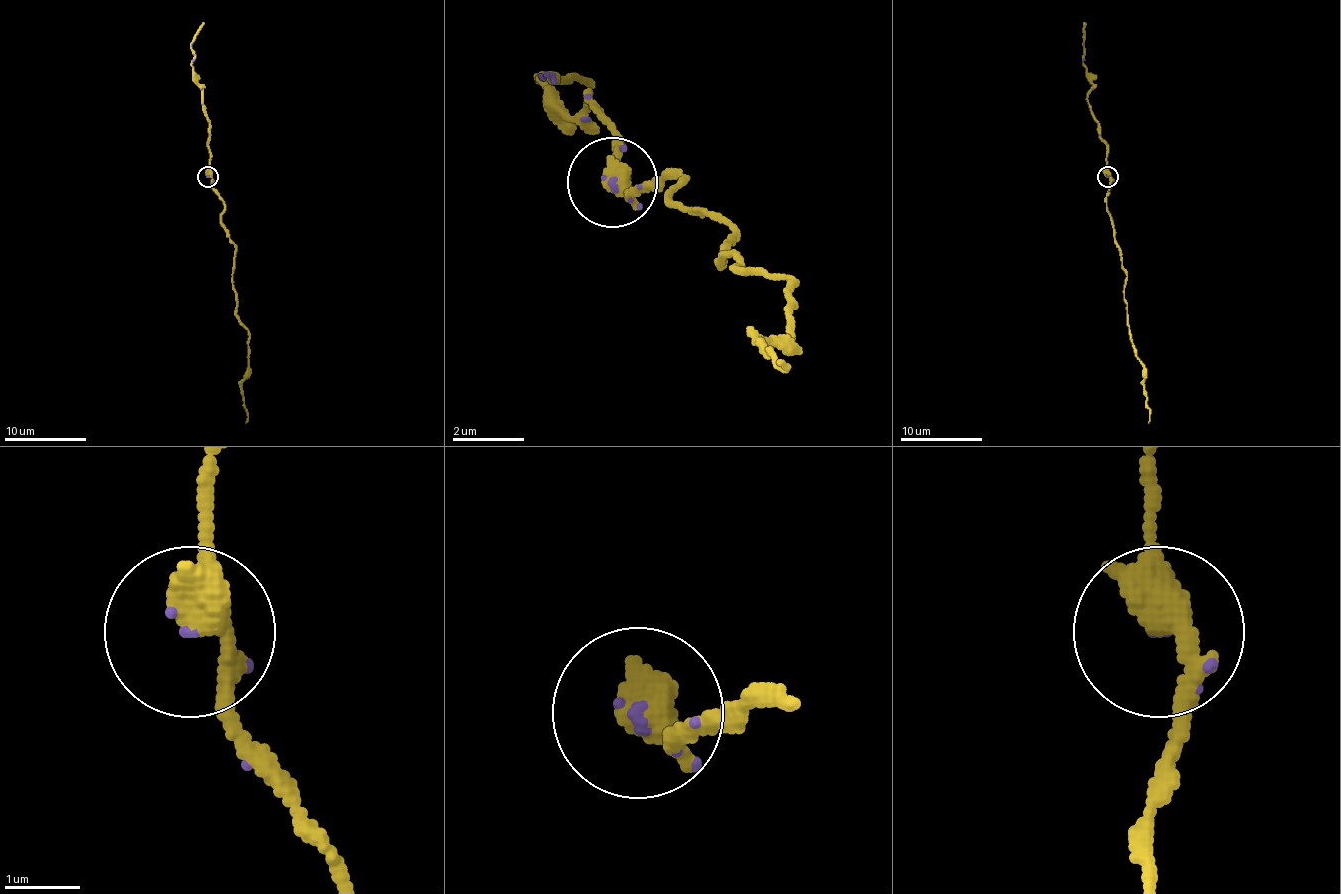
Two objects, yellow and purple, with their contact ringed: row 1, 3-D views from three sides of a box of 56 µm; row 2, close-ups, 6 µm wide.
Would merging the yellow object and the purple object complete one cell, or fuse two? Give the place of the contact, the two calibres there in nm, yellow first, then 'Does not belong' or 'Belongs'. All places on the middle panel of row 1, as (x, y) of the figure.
Place: (612, 182). Thickness 440 nm (yellow) against 60 nm. Belongs

